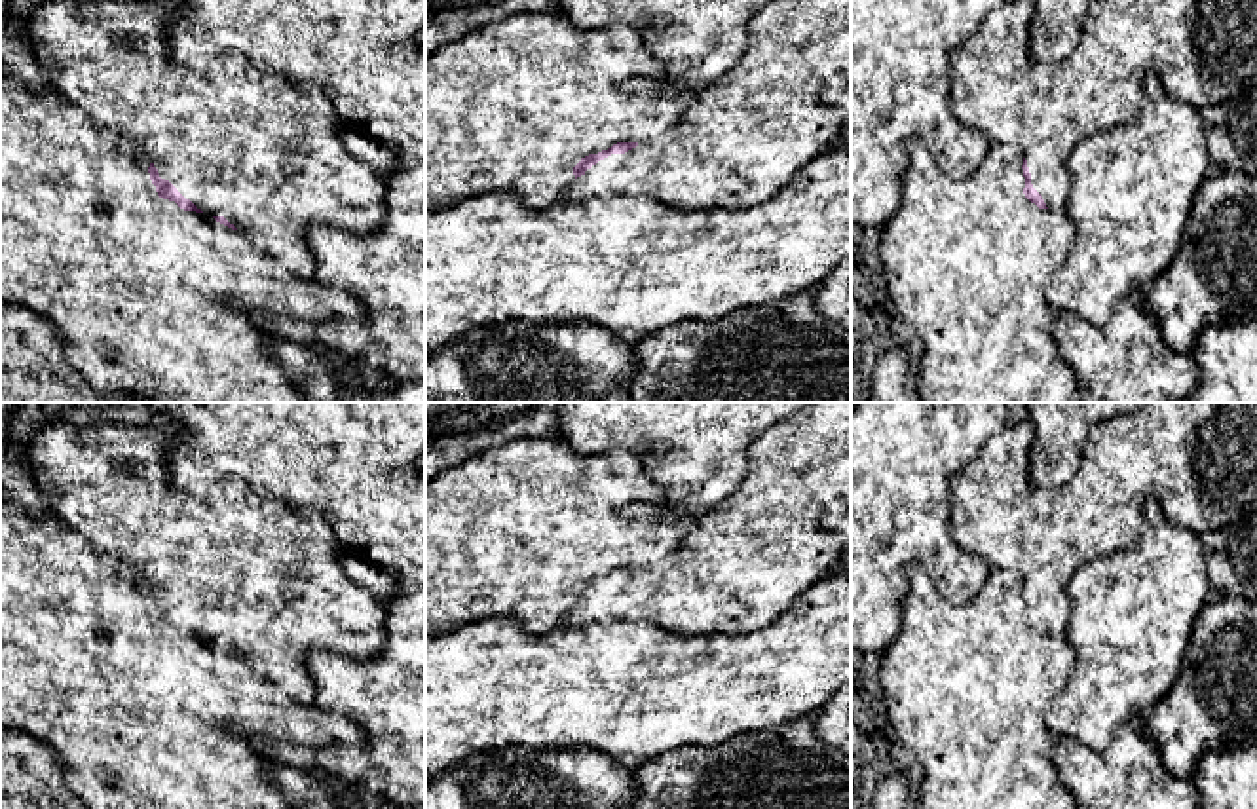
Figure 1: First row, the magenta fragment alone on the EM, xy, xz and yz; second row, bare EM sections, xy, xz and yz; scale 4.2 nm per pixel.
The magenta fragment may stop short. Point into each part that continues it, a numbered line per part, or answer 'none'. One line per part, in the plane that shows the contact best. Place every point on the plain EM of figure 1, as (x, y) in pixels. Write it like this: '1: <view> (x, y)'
1: xz (517, 528)

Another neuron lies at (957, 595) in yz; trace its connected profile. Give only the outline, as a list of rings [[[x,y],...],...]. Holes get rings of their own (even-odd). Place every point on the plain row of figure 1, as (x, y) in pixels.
[[[856,403],[851,410],[851,651],[875,653],[881,657],[894,642],[902,625],[902,606],[911,591],[908,568],[923,564],[934,579],[938,591],[953,604],[970,602],[984,587],[991,568],[989,564],[961,549],[951,536],[951,479],[959,475],[980,452],[980,448],[1008,423],[1006,403]]]

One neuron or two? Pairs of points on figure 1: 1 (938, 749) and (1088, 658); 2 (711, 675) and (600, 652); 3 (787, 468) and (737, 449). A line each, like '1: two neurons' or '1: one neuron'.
1: two neurons
2: one neuron
3: two neurons

